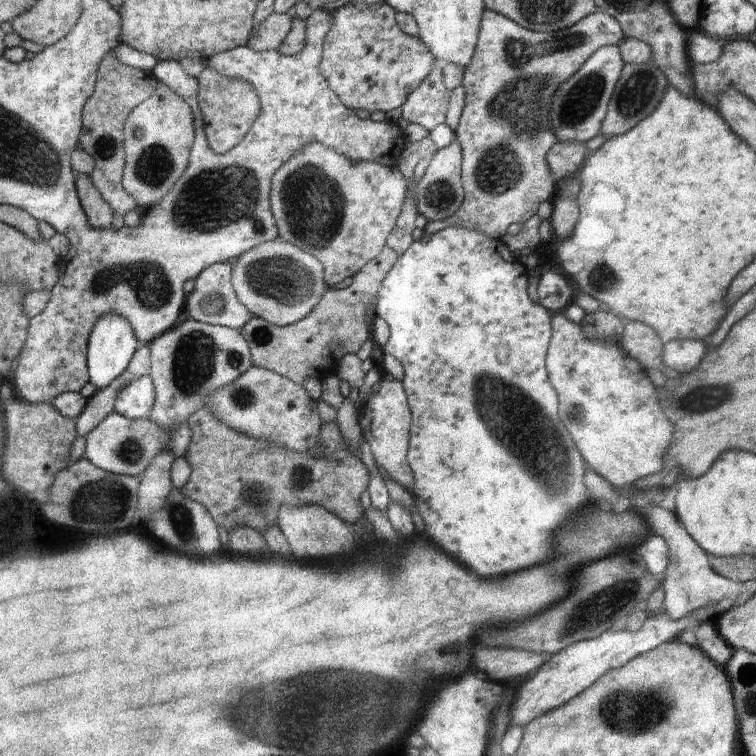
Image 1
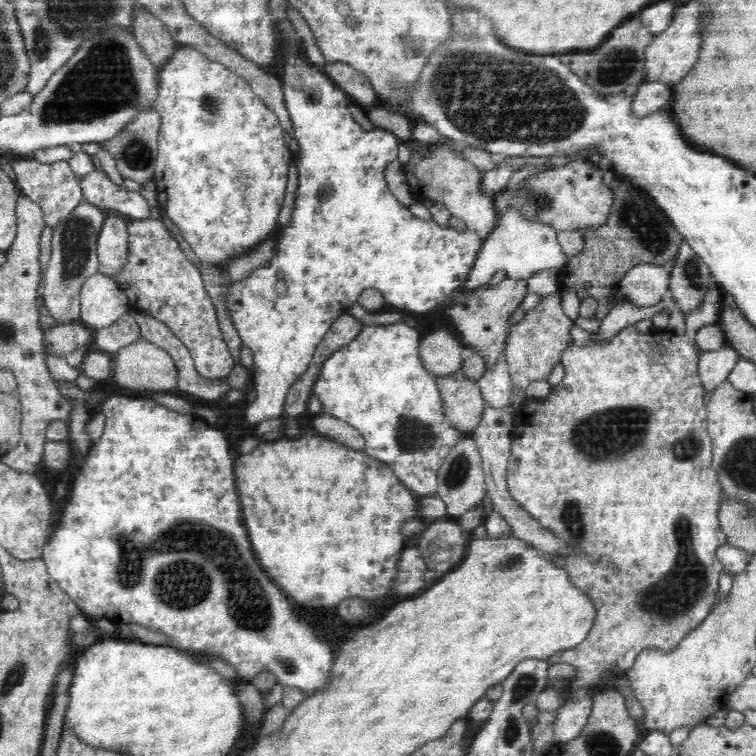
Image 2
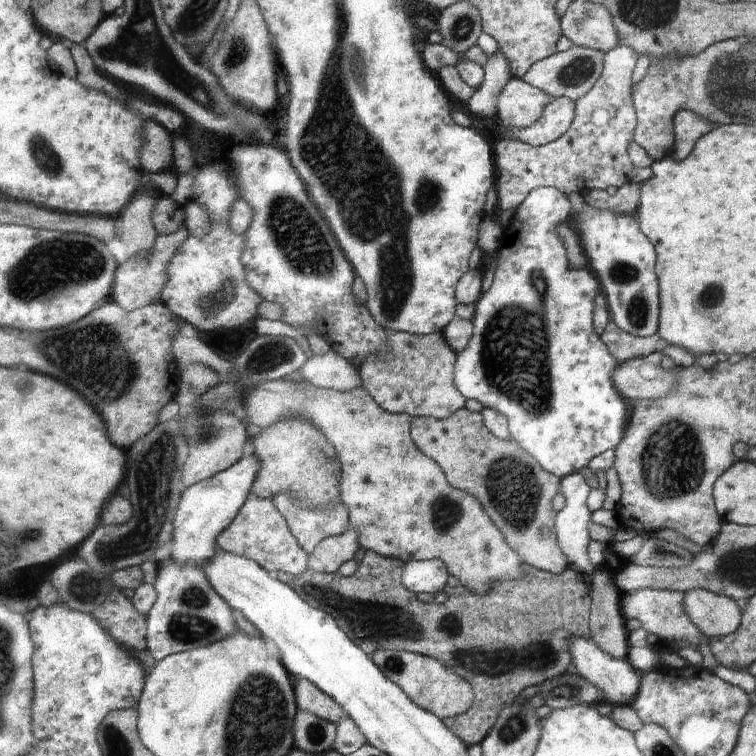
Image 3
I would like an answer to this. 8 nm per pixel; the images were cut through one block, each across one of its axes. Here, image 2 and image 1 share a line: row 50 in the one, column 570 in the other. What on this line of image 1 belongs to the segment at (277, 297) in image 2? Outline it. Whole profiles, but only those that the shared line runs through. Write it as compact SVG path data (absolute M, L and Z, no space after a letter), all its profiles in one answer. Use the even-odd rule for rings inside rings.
M546 272L542 274L538 287L539 305L554 314L570 304L572 300L572 288L566 282L564 276L558 272Z

